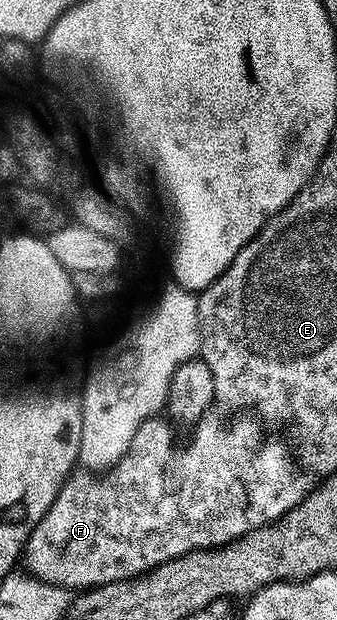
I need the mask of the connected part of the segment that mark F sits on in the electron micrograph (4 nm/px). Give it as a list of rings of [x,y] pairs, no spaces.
[[[250,414],[241,419],[235,419],[232,423],[207,423],[200,421],[194,424],[191,440],[184,447],[178,447],[175,444],[176,428],[172,426],[166,418],[156,417],[146,419],[137,429],[137,437],[129,445],[129,449],[120,457],[118,463],[109,471],[99,474],[80,473],[72,474],[66,485],[61,489],[61,493],[53,501],[53,505],[41,517],[41,521],[33,529],[33,533],[27,539],[25,548],[25,563],[27,559],[26,570],[35,578],[40,579],[43,583],[51,583],[55,587],[65,587],[68,589],[90,589],[100,587],[106,583],[120,583],[126,579],[137,579],[159,567],[162,563],[173,561],[190,551],[210,551],[218,547],[226,547],[228,543],[235,542],[236,539],[242,538],[243,535],[255,531],[259,527],[265,527],[279,522],[280,519],[290,515],[295,506],[307,498],[309,486],[305,480],[299,476],[301,472],[300,464],[291,456],[291,451],[279,439],[263,439],[264,424],[258,418],[250,419]]]

